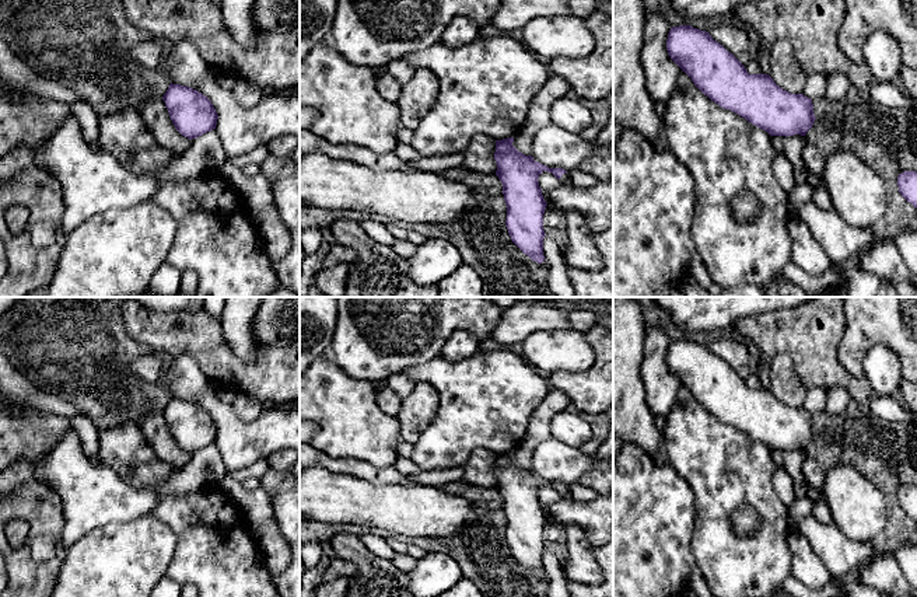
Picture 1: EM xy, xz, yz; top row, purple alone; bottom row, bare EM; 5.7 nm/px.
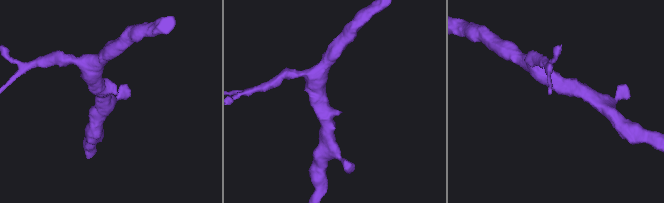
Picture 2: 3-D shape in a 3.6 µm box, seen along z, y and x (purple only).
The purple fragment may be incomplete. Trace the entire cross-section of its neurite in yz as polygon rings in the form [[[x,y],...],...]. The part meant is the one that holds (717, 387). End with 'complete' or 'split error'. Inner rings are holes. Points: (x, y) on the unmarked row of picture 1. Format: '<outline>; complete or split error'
[[[672,341],[666,364],[704,409],[770,450],[805,450],[813,440],[811,412],[783,404],[769,388],[749,388],[708,346]]]; complete

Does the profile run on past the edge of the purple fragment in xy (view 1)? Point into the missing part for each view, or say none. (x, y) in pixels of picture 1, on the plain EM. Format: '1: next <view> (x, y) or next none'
1: next none

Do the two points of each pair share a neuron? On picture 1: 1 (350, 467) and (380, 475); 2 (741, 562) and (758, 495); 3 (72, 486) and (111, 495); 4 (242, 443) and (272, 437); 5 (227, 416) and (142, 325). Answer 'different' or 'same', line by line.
1: same
2: same
3: same
4: same
5: different

